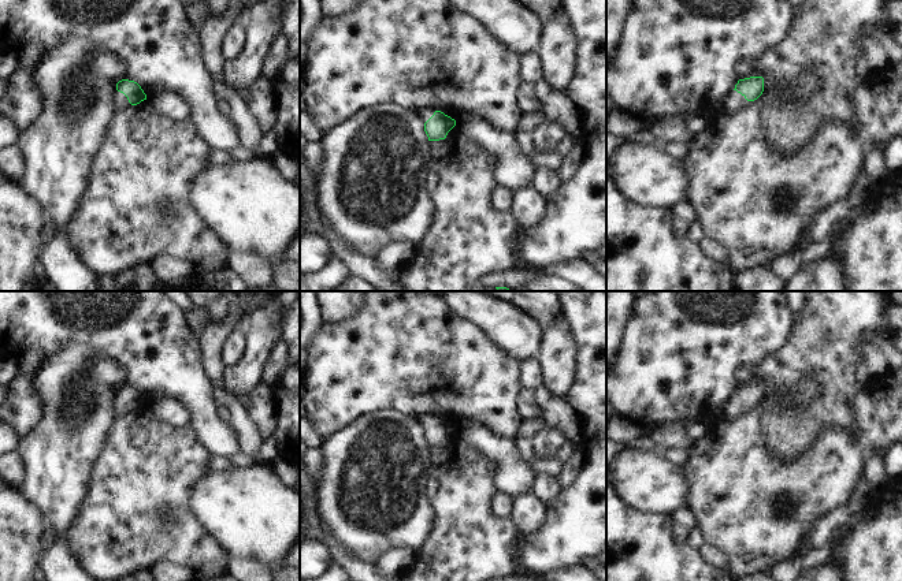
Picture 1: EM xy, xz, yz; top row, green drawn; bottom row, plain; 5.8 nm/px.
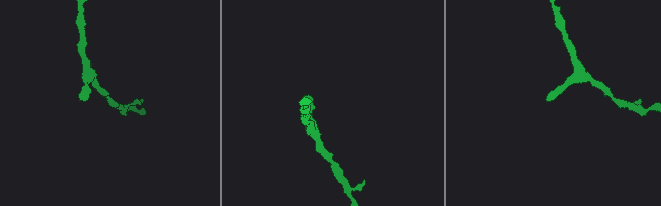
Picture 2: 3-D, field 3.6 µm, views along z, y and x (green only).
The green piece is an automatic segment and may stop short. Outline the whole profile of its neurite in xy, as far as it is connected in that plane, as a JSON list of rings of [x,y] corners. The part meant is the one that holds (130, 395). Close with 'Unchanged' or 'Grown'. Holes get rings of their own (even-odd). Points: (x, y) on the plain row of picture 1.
[[[122,386],[116,390],[114,402],[115,420],[122,418],[130,410],[137,411],[144,406],[146,406],[146,401],[137,388]]]. Grown

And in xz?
[[[417,414],[415,418],[423,425],[428,447],[445,446],[448,439],[456,432],[456,427],[441,417]]]. Grown

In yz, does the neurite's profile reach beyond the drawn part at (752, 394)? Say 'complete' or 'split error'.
split error

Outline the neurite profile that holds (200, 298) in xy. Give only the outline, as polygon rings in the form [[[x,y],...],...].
[[[186,291],[192,302],[197,306],[204,308],[207,302],[215,297],[219,291]]]

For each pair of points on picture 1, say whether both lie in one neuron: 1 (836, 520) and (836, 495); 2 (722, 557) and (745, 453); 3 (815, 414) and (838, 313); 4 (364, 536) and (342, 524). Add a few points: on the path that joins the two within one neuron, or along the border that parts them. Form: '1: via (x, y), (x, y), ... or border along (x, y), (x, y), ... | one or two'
1: border along (856, 483), (850, 501), (824, 514), (812, 529) | two
2: border along (705, 542), (717, 546), (728, 557), (730, 566) | two
3: via (834, 390), (834, 338) | one
4: via (359, 531), (348, 524) | one

